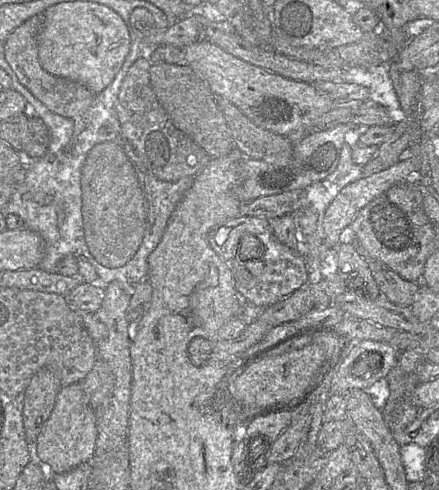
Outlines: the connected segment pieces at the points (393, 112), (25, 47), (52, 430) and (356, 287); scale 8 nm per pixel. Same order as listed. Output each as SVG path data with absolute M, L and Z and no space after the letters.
M388 64L375 67L343 67L342 81L349 84L358 84L369 89L369 100L383 106L392 124L397 125L405 118L393 81L388 72Z
M35 15L15 28L5 40L5 59L25 86L50 111L73 121L82 116L91 106L95 94L85 85L58 77L43 69L38 58L37 36L42 28L42 15Z
M73 383L63 386L59 391L54 408L33 445L33 453L39 461L49 466L52 473L65 473L90 461L95 449L96 436L95 412L80 383Z
M340 242L337 247L339 276L347 290L360 292L365 297L377 298L380 290L375 282L367 262L358 254L350 243Z

